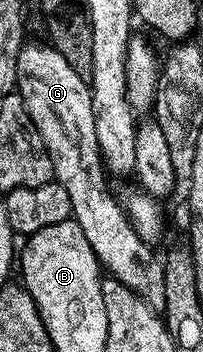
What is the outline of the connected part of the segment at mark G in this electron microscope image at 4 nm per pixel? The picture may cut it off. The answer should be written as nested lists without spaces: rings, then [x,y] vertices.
[[[39,40],[28,41],[20,48],[17,56],[17,92],[45,144],[45,148],[51,157],[54,181],[59,182],[65,192],[69,192],[71,201],[71,217],[77,224],[81,224],[81,232],[85,232],[85,240],[93,248],[93,252],[99,257],[100,267],[105,268],[110,277],[115,278],[129,292],[137,292],[157,312],[165,308],[165,268],[164,259],[155,255],[152,243],[141,240],[133,228],[133,224],[127,219],[127,211],[115,200],[107,188],[108,173],[103,165],[103,157],[99,155],[99,145],[97,144],[97,128],[95,127],[95,117],[93,116],[93,104],[91,103],[91,88],[88,79],[77,76],[73,72],[73,67],[69,65],[69,60],[61,56],[54,46],[44,44]]]

